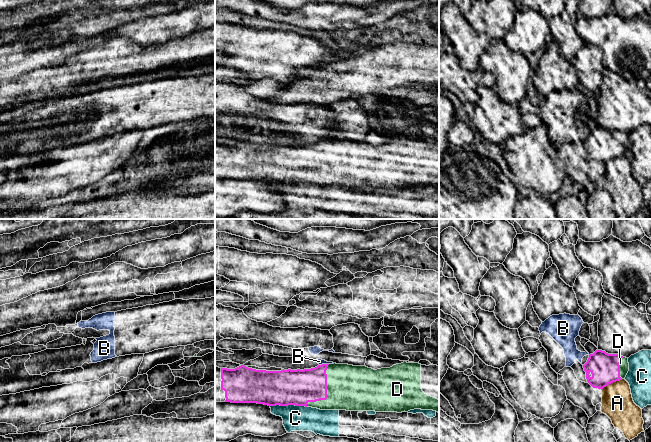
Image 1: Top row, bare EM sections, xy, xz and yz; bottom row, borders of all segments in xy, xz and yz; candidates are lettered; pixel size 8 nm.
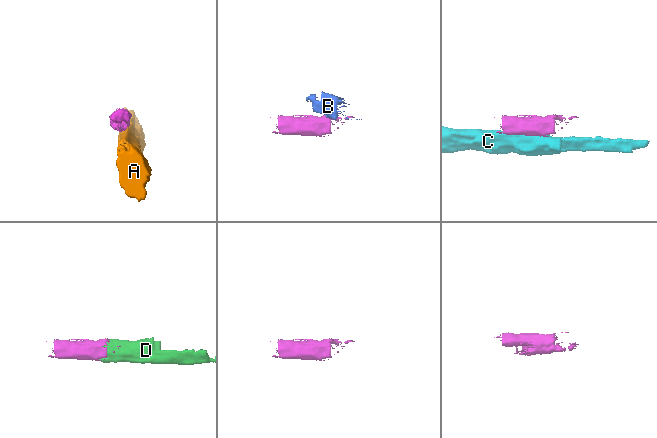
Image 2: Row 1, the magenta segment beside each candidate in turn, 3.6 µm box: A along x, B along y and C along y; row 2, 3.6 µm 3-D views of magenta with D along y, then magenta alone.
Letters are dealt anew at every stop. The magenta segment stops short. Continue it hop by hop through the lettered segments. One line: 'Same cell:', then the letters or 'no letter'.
Same cell: D

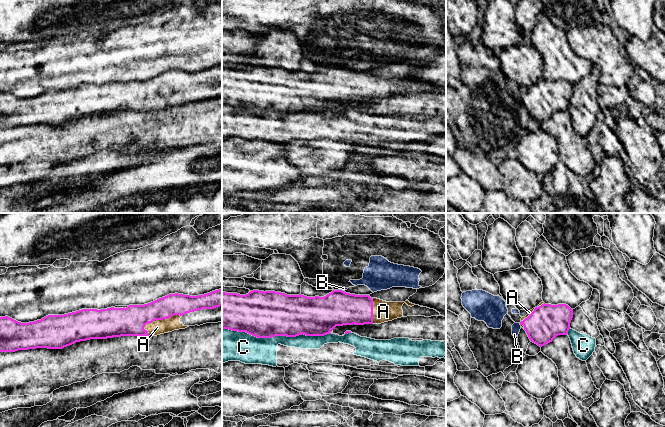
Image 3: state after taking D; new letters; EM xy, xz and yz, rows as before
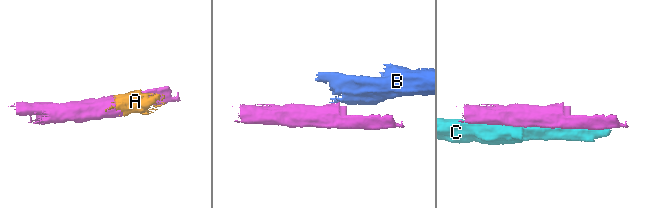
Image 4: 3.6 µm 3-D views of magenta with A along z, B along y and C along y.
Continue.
Same cell: A

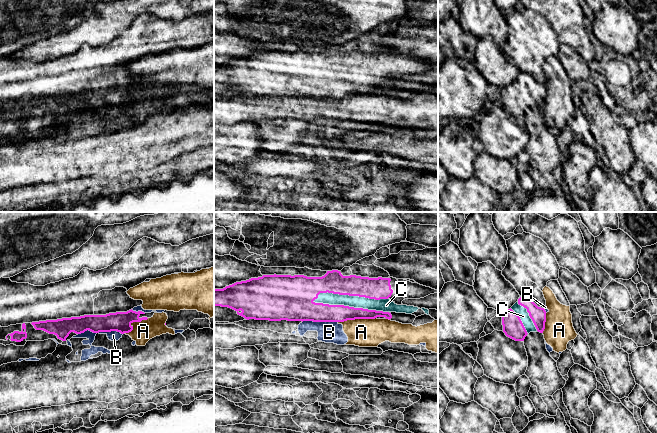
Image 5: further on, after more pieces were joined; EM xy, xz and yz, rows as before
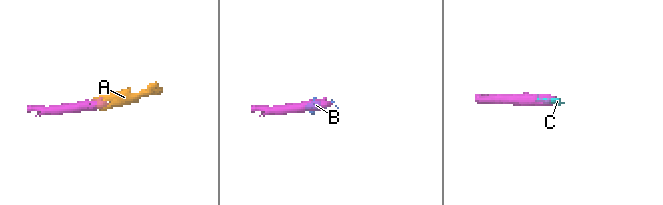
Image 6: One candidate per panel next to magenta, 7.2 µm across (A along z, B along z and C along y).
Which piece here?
Same cell: C

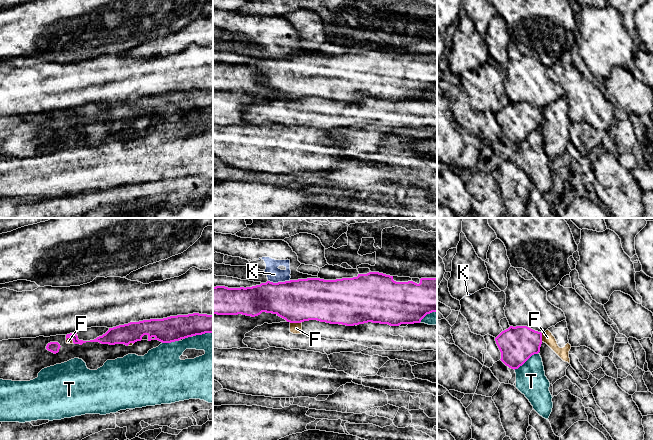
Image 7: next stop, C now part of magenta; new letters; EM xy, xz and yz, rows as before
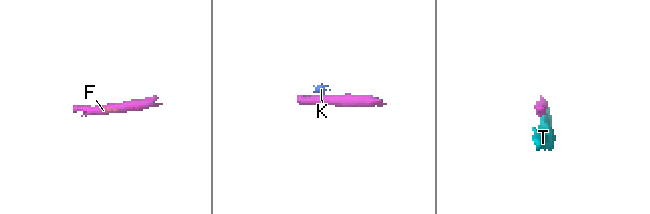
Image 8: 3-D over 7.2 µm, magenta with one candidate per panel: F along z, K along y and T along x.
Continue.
Same cell: no letter

